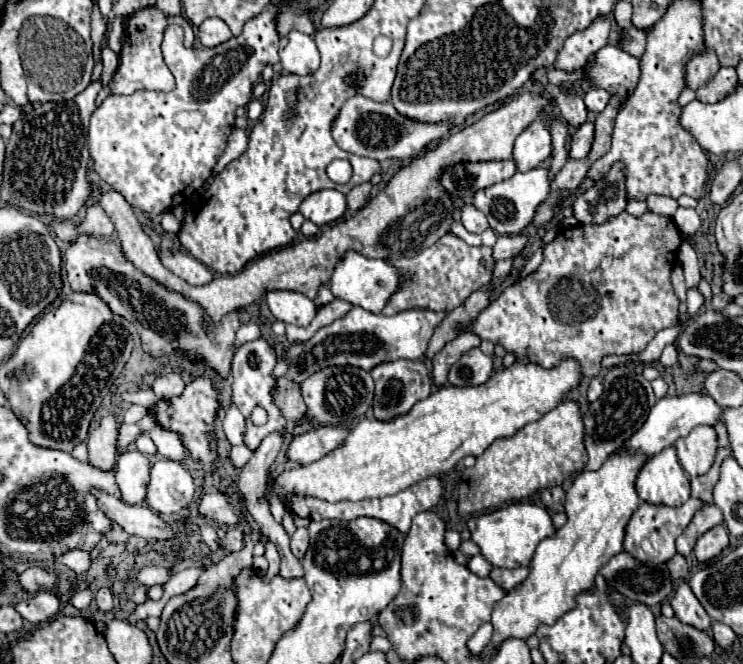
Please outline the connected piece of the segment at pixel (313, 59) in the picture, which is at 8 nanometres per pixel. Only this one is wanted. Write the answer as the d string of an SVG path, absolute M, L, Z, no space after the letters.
M292 30L280 48L280 64L290 74L314 74L320 66L320 54L314 40L308 34Z

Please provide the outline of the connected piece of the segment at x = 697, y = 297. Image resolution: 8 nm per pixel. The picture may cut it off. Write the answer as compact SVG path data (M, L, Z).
M690 288L690 290L688 290L688 300L686 300L686 304L688 304L688 314L690 314L690 316L696 316L696 312L700 312L700 308L704 306L704 296L700 294L698 288Z

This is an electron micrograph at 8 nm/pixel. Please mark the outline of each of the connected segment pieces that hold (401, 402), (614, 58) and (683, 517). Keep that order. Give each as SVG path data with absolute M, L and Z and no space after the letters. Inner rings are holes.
M396 360L392 364L380 364L370 374L372 374L374 384L376 384L374 406L372 406L376 420L388 422L394 416L408 414L416 402L430 396L432 380L430 380L430 374L428 374L424 362L420 362L420 360L416 360L416 362L414 360Z
M604 46L596 52L596 64L584 76L584 92L600 86L622 98L630 96L640 80L640 60L618 46Z
M690 498L688 502L684 502L678 508L642 502L640 508L632 514L632 520L628 522L626 538L624 538L624 550L628 554L636 556L636 560L640 560L640 562L652 562L652 564L668 562L676 554L676 548L674 548L676 536L680 536L684 532L684 528L690 524L694 512L702 506L704 506L702 500L698 500L698 498Z

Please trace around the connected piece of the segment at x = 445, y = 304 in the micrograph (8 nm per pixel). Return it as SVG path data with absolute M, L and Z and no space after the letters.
M452 232L444 234L436 244L422 250L412 258L386 258L400 274L410 274L410 278L400 280L396 292L386 302L382 314L394 316L408 308L428 308L434 312L450 312L460 306L472 292L480 286L488 286L494 278L492 248L488 246L468 246L464 240L454 236Z

